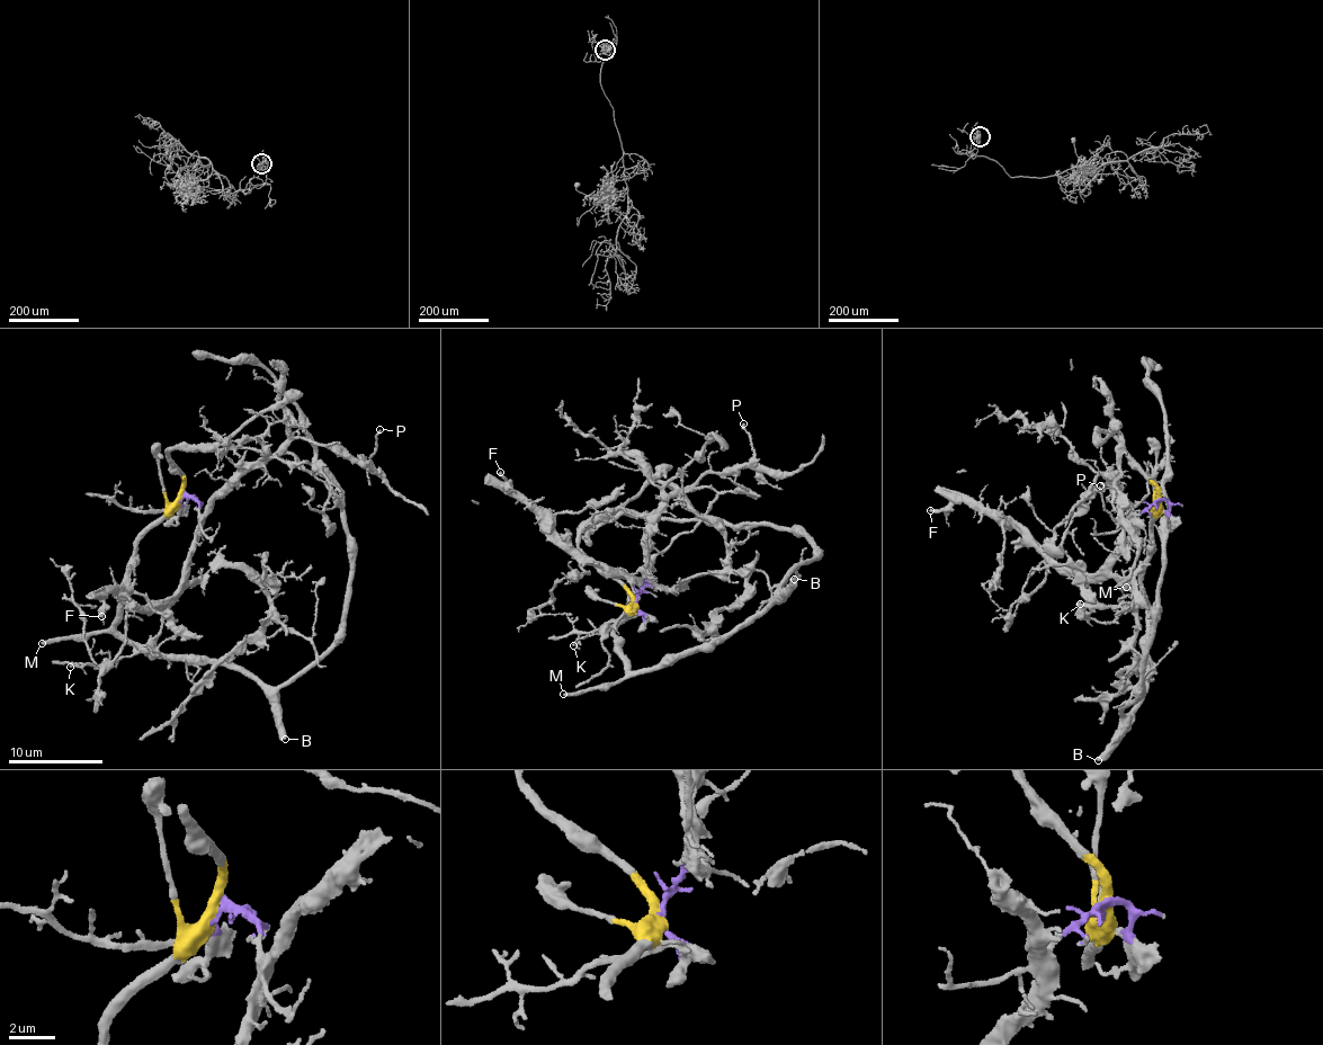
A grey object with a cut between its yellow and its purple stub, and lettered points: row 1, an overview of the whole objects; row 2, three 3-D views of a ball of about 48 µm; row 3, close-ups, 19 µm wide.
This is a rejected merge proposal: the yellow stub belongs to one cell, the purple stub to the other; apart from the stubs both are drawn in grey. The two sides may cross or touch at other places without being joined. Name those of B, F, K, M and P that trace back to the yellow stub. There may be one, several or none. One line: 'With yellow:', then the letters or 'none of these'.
With yellow: B, M

